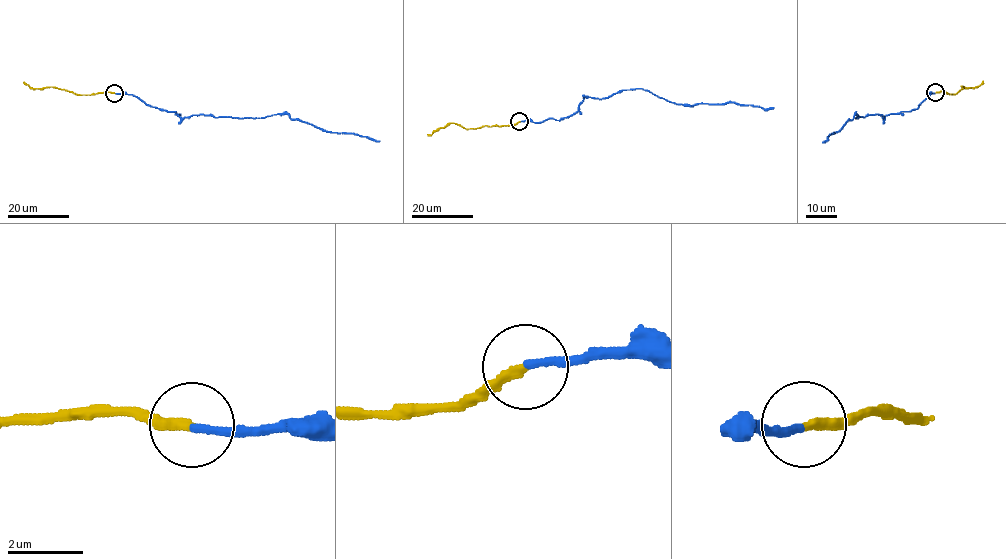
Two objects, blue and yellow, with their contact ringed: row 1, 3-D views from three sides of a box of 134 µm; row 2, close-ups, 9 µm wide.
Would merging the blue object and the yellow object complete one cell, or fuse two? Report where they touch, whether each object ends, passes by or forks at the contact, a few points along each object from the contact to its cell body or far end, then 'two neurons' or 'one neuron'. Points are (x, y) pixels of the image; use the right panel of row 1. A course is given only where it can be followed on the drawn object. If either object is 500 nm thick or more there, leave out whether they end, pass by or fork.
place (935, 92); blue ends; yellow ends; course blue (935, 92), (930, 93), (915, 109), (882, 117), (868, 114), (855, 118), (858, 115), (854, 114), (822, 142); course yellow (935, 92), (957, 93), (962, 86), (976, 88), (982, 81); two neurons

